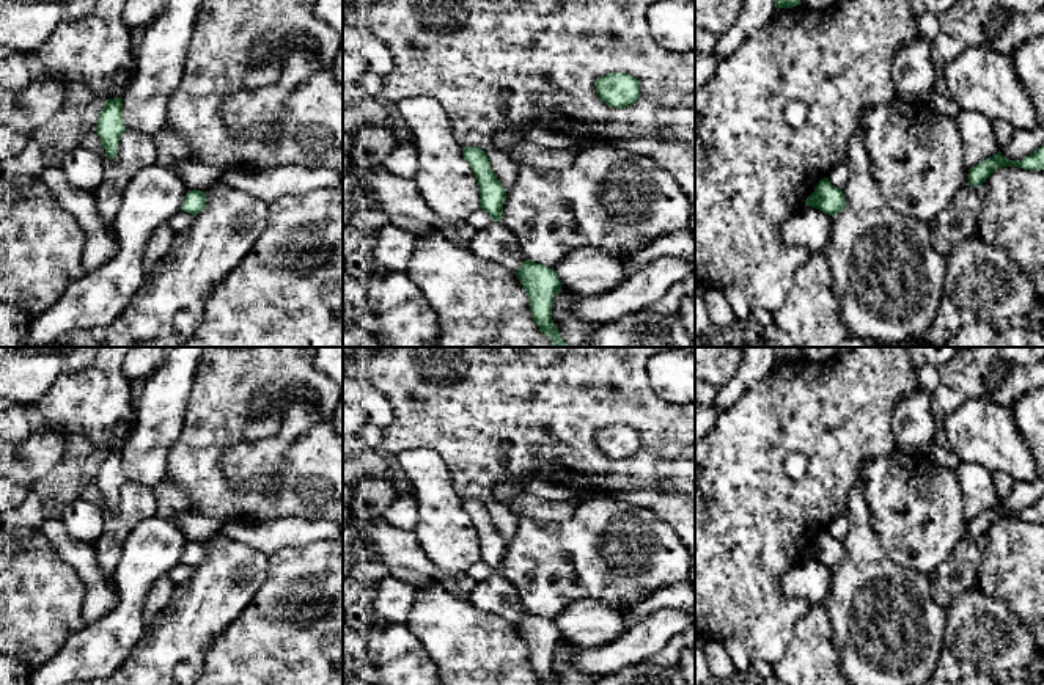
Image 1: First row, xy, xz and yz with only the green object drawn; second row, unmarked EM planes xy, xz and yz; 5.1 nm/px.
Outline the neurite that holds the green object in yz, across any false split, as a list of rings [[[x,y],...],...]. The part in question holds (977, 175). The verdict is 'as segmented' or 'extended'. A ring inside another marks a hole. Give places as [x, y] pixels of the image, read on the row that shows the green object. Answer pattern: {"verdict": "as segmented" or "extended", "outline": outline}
{"verdict": "as segmented", "outline": [[[1044,146],[1022,160],[1009,160],[998,151],[992,157],[976,163],[969,170],[969,184],[980,187],[997,168],[1017,167],[1030,171],[1044,170]]]}

